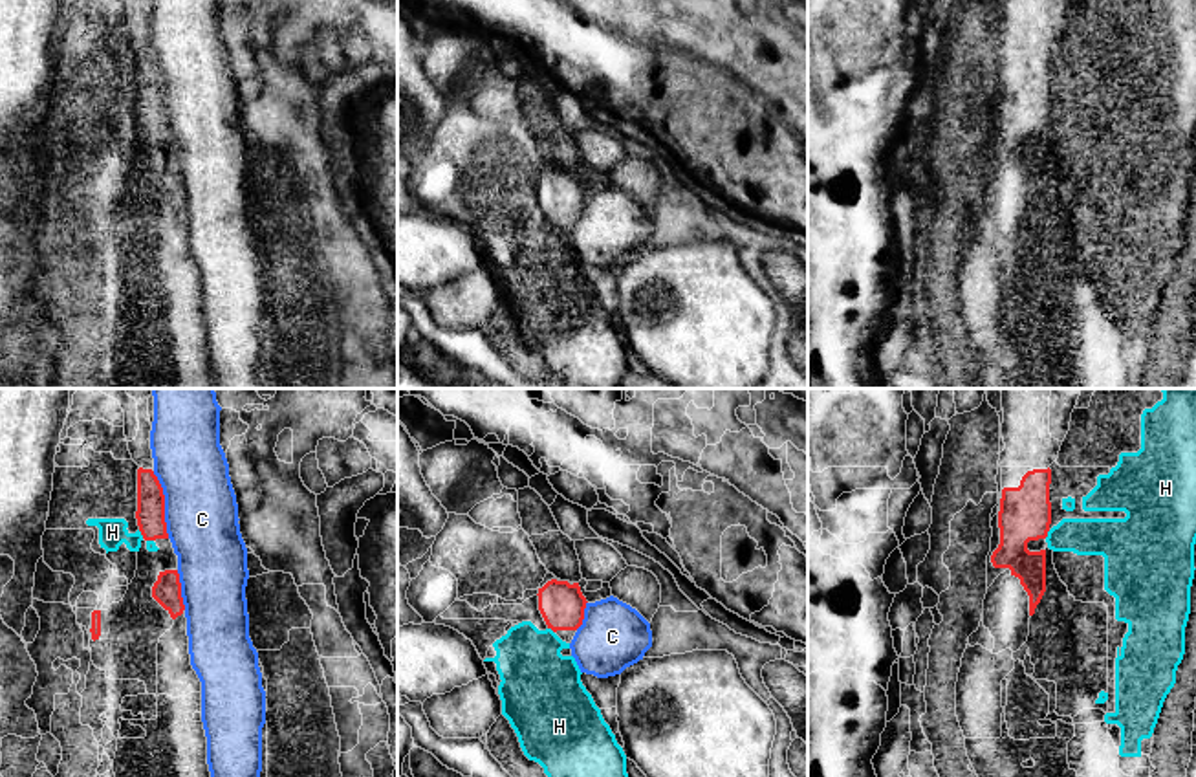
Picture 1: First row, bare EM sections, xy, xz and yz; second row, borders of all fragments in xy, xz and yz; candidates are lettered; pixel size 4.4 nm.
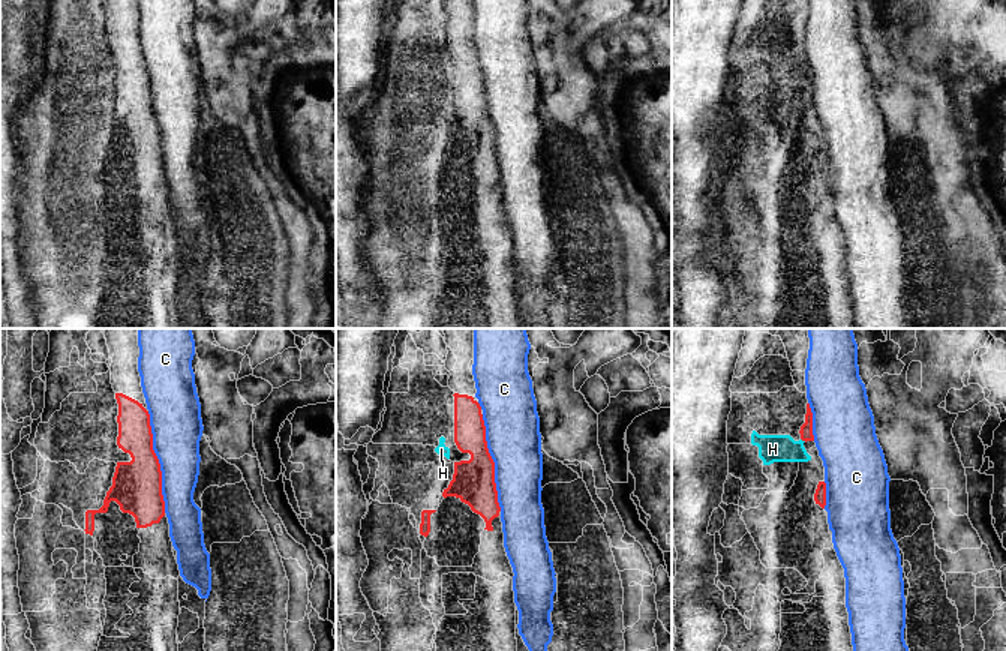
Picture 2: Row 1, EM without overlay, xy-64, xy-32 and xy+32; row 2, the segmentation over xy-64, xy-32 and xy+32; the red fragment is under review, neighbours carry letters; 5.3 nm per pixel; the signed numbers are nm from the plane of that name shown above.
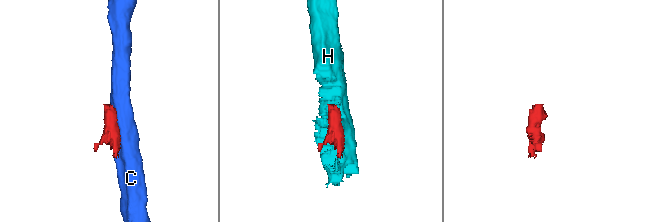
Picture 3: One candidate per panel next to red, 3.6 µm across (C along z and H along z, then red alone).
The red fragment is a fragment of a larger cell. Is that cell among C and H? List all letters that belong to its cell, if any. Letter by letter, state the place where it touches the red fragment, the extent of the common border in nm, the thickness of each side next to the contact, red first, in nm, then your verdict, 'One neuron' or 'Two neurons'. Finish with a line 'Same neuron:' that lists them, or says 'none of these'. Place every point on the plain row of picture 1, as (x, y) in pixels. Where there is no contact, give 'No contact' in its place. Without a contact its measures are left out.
C: Touches red at xy (163, 94). Shared border 300 nm. Thickness 130 nm (red) against 320 nm. Two neurons
H: Touches red at xy (141, 123). Shared border 50 nm. Thickness 130 nm (red) against 130 nm. Two neurons
Same neuron: none of these

